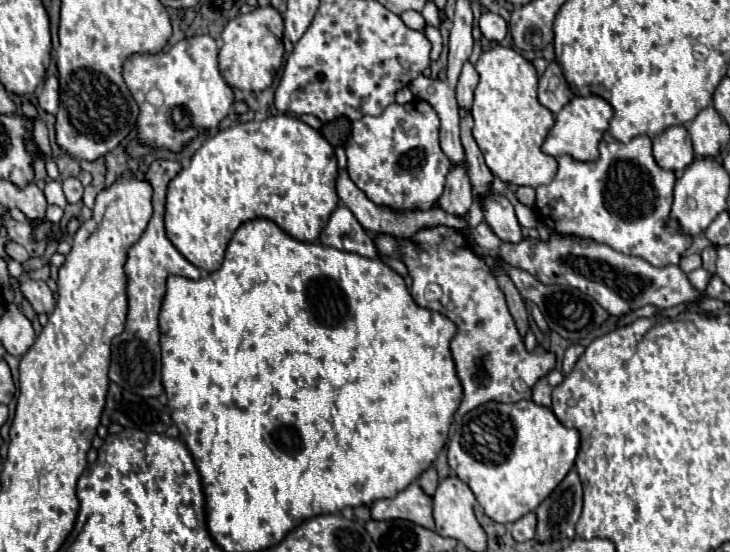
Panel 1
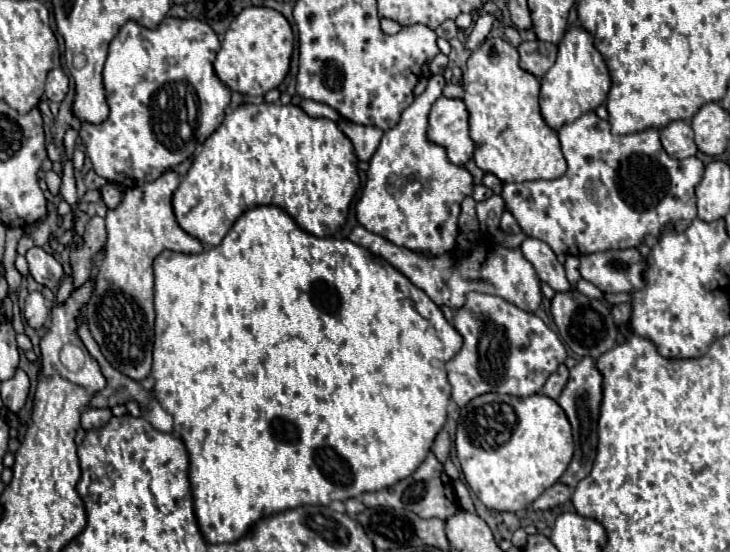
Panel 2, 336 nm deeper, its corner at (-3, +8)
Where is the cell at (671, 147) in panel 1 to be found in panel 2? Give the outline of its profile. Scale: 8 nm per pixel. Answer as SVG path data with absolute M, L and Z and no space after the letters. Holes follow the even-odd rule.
M675 120L669 126L665 126L661 130L661 144L665 152L677 160L697 154L697 146L693 142L693 130L685 120Z

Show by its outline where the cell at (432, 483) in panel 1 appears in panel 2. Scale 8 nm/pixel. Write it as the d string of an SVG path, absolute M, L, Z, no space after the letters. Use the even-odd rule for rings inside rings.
M441 430L433 442L433 454L439 458L441 464L447 462L447 454L449 454L449 446L451 446L451 440L449 440L449 434L445 430Z

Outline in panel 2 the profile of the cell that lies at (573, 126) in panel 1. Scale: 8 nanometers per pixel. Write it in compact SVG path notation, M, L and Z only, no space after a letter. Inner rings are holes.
M573 26L565 32L565 38L559 44L559 54L555 66L543 76L541 80L541 114L543 120L553 128L559 130L563 124L575 122L587 112L595 112L609 94L611 78L609 70L593 46L593 38L581 26Z

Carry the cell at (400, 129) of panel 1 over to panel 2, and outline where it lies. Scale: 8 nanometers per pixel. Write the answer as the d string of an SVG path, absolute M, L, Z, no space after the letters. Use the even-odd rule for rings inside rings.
M437 98L429 112L427 138L447 150L447 158L455 166L467 166L473 160L475 142L469 134L469 114L461 98Z

